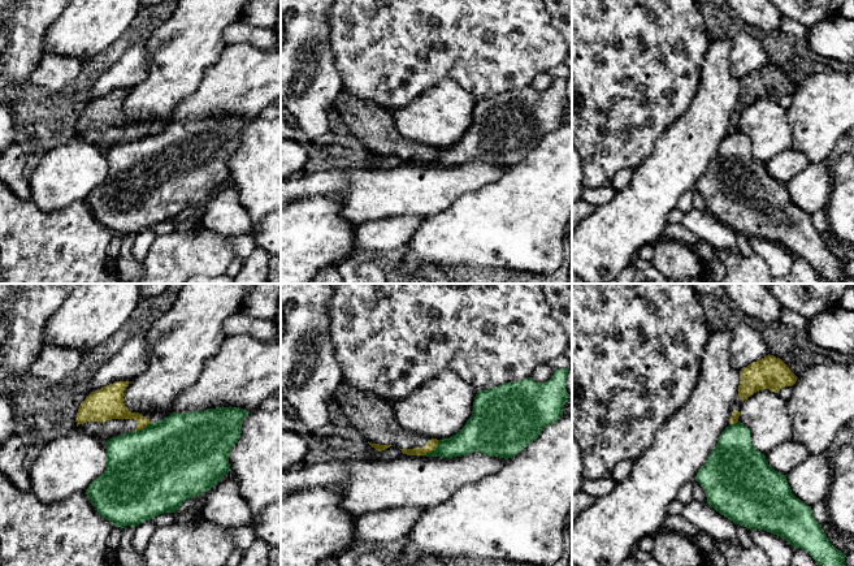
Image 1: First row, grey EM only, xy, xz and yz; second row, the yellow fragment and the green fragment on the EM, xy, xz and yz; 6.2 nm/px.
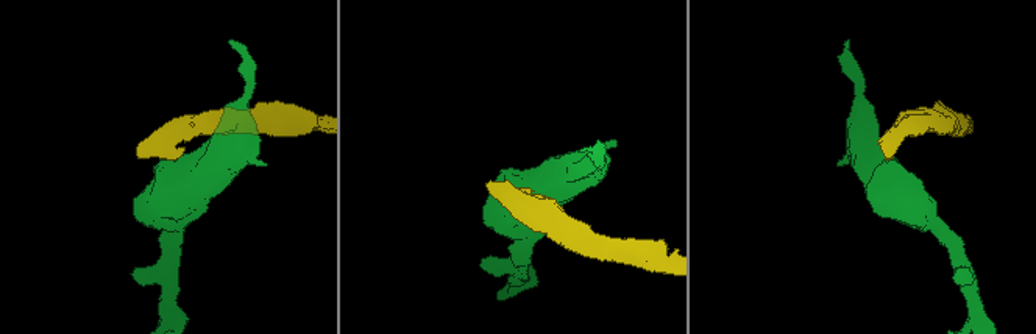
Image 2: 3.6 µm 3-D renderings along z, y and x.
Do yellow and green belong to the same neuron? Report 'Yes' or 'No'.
No

